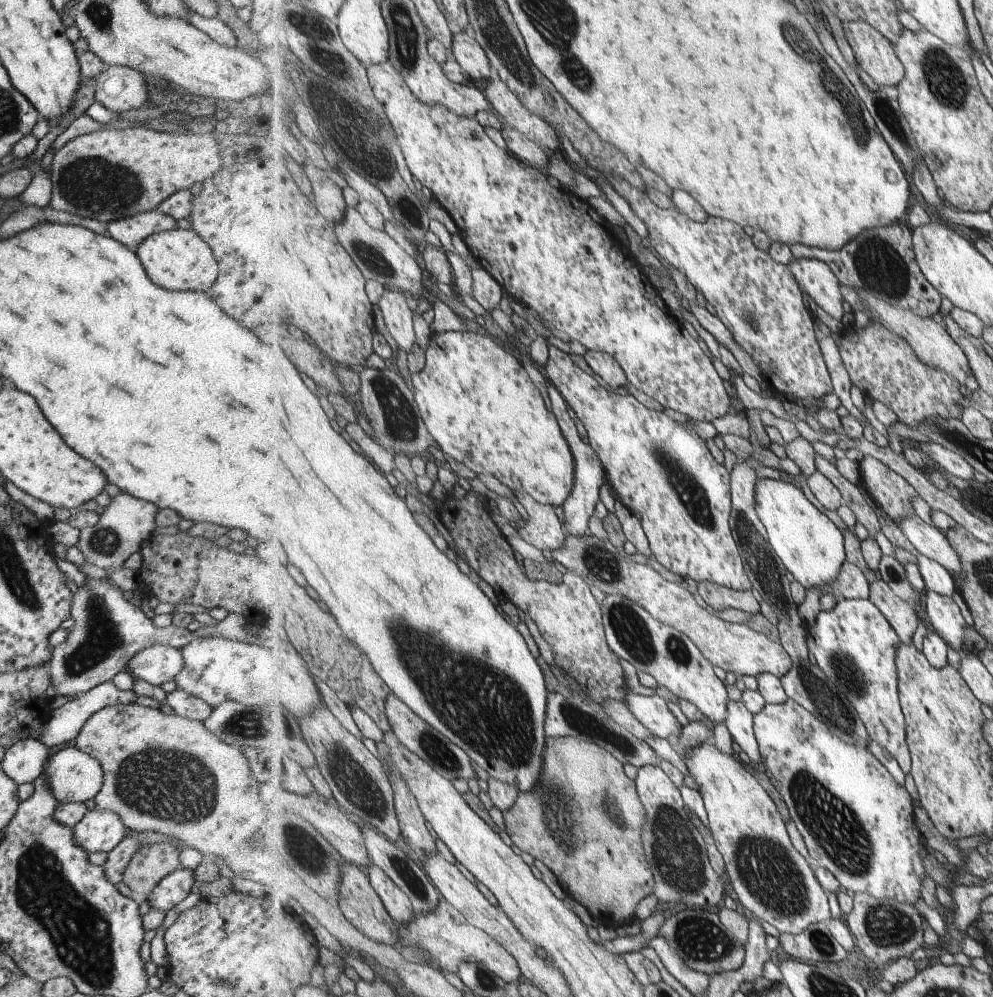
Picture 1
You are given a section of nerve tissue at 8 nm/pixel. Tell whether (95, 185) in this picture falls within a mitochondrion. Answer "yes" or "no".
yes

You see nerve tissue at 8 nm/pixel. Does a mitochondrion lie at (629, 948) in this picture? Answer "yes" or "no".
no

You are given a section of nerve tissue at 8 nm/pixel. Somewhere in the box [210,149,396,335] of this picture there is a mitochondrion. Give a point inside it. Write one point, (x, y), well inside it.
(373, 260)

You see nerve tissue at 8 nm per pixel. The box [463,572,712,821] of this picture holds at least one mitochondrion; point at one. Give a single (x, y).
(632, 633)

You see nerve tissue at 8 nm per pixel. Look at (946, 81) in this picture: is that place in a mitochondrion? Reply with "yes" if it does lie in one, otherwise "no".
yes

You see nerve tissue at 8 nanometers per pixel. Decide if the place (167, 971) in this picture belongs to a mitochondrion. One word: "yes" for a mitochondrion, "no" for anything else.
no

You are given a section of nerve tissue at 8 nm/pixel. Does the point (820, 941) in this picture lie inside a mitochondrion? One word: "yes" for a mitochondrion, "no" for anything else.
yes

